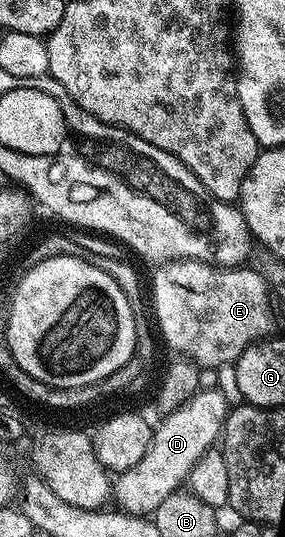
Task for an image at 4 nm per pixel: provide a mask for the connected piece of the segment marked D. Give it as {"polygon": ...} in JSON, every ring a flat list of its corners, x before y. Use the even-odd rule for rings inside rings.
{"polygon":[[198,389,185,402,168,412,165,420,153,427,151,445,147,453,143,453,139,465,116,476,116,506,126,515,152,516,153,510,182,486,180,483,187,475,190,476,199,457,203,457,218,442,221,429,225,426,225,404,227,398,220,389]]}

